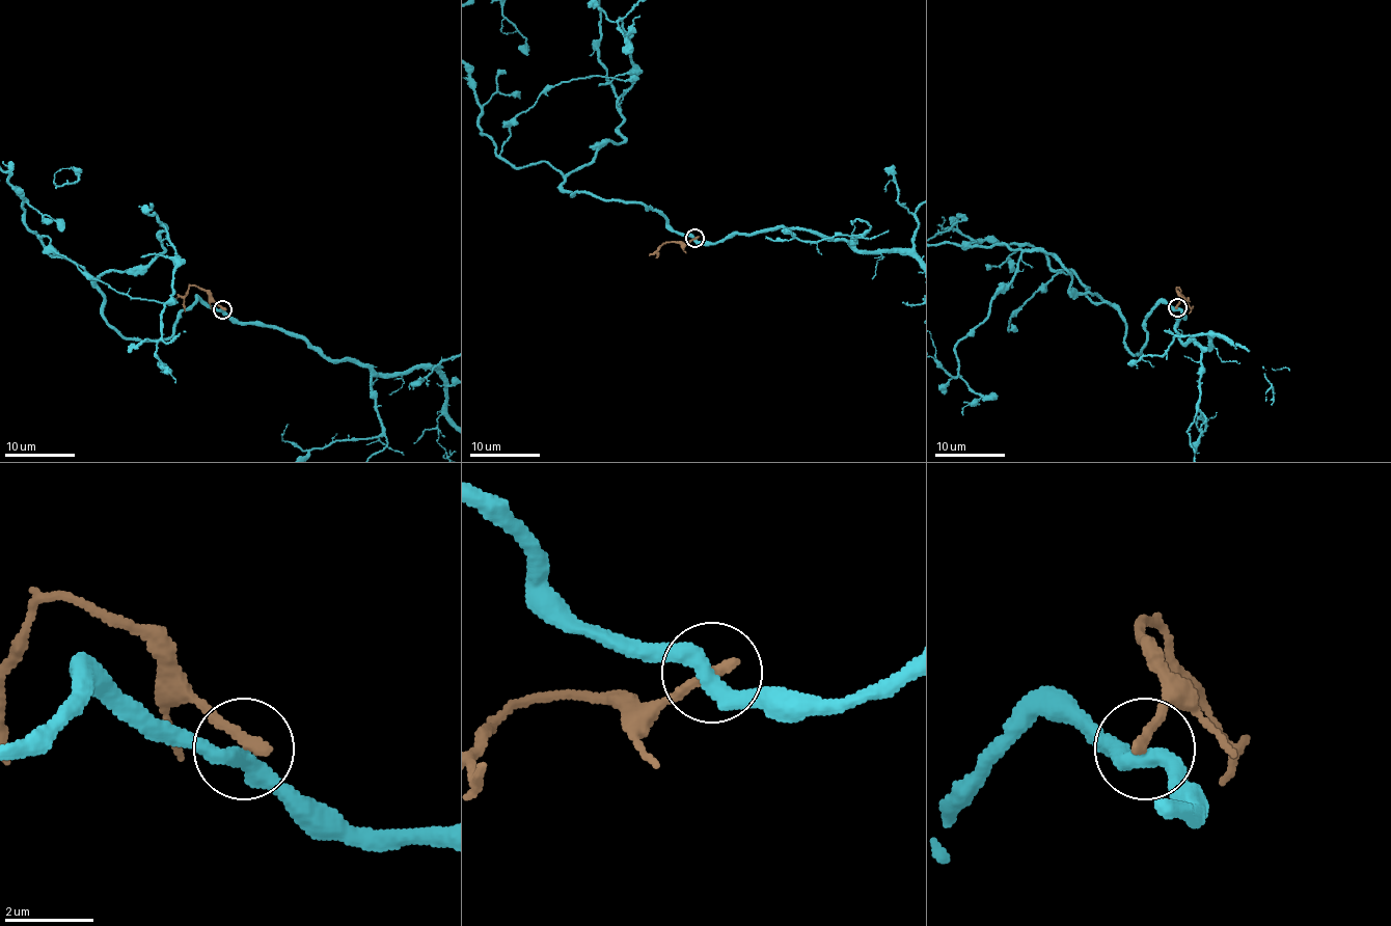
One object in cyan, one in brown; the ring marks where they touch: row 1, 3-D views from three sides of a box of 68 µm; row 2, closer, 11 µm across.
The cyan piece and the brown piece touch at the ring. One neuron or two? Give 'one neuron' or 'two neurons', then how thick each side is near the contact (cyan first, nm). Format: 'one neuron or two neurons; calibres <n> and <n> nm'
two neurons; calibres 400 and 280 nm

